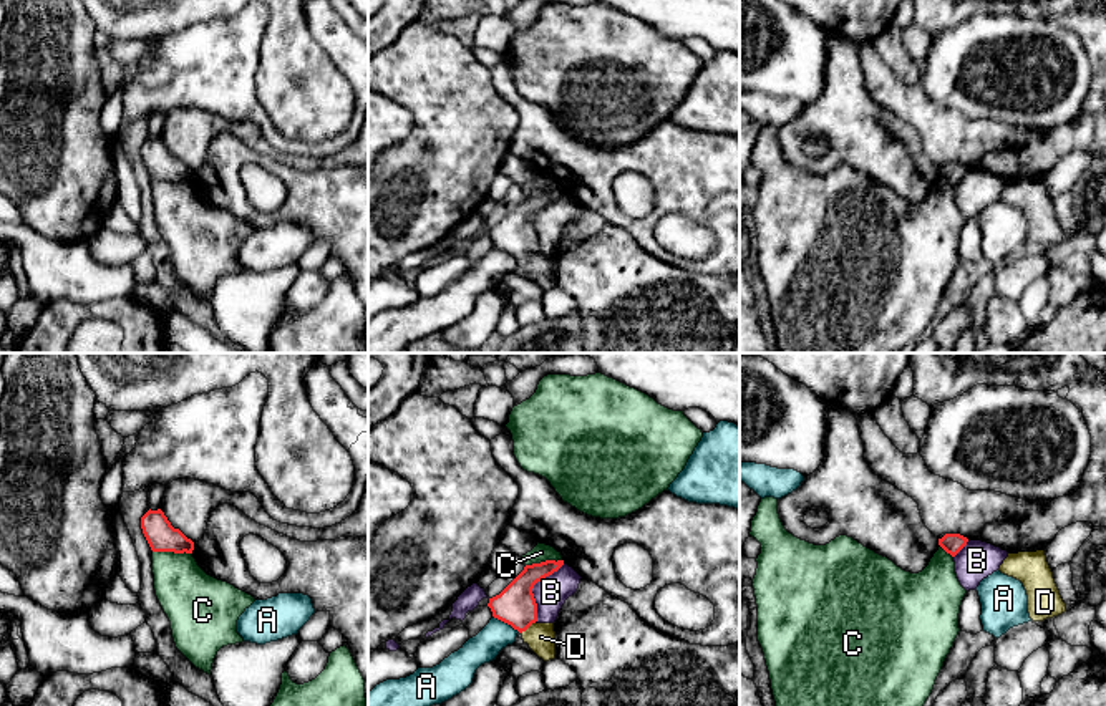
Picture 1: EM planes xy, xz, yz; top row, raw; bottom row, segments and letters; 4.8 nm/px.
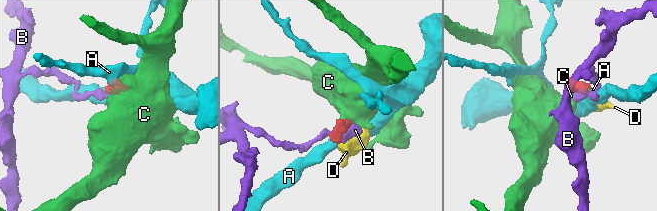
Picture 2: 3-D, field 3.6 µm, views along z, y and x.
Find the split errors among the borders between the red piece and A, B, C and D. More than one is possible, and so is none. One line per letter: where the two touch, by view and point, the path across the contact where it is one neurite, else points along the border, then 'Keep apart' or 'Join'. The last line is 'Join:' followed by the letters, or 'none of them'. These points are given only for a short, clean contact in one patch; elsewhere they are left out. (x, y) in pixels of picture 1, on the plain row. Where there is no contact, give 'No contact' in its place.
A: Touches red at xz (506, 251). Boundary: xz (493, 244), (519, 261). Keep apart
B: Touches red at xz (533, 216). Boundary: xz (564, 193), (534, 214), (534, 251). Keep apart
C: Touches red at xy (173, 179). Boundary: xy (153, 179), (191, 183). Keep apart
D: Touches red at xz (528, 256). Path across: xz (516, 234), (528, 256), (541, 265). Join
Join: D

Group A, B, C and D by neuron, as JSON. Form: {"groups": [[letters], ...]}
{"groups": [["A"], ["B"], ["C"], ["D"]]}

